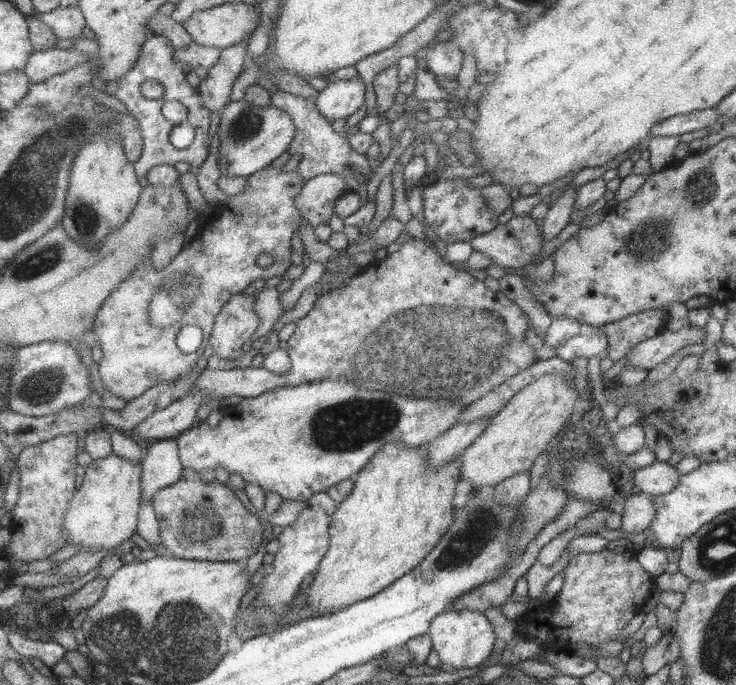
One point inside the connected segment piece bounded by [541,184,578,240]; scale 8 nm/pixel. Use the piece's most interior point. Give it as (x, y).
(558, 216)

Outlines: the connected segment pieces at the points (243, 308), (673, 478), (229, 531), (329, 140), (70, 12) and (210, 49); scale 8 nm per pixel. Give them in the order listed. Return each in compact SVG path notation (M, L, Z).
M235 295L216 315L209 344L218 357L234 360L243 355L244 344L260 326L255 312L257 295Z
M656 460L648 466L635 470L633 478L634 484L641 492L655 497L670 492L678 484L680 475L676 467Z
M183 467L178 482L162 488L151 500L161 530L160 540L179 559L245 561L263 543L260 518L248 511L236 493L219 481L205 481L202 472Z
M285 90L269 91L271 104L285 110L295 122L296 134L290 143L289 153L291 156L300 154L297 173L302 180L308 180L313 176L326 173L336 173L342 175L347 182L348 191L357 192L361 182L370 179L373 174L370 171L370 164L366 154L360 154L350 146L348 138L339 135L327 118L324 118L317 109L316 101L313 97L296 96Z
M63 7L50 12L37 13L35 17L47 24L62 43L69 43L82 35L86 20L80 7Z
M192 41L190 45L183 48L174 46L172 52L172 60L174 60L174 66L180 67L182 70L188 69L187 73L196 74L197 68L204 67L210 69L221 56L221 48L215 46L204 46Z

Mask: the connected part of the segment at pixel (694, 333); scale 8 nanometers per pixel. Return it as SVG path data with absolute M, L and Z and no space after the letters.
M682 328L678 332L663 330L652 339L647 339L634 346L628 357L626 367L638 367L651 370L670 358L674 352L688 345L701 344L706 337L705 330L698 328Z

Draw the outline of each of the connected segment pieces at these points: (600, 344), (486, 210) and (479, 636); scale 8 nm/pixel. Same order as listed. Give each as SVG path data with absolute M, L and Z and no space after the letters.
M604 333L592 334L591 336L572 336L562 346L555 348L555 356L569 362L572 358L585 357L592 359L593 356L603 356L608 346L608 337Z
M467 178L440 179L435 184L423 188L423 213L425 222L430 225L440 239L446 243L459 240L470 241L475 236L490 232L498 225L498 213L486 203L481 188L466 184Z
M445 610L444 612L434 615L430 628L427 632L433 642L433 649L439 654L442 667L472 668L478 666L488 659L494 642L496 642L496 635L492 623L486 618L484 613L468 610Z

